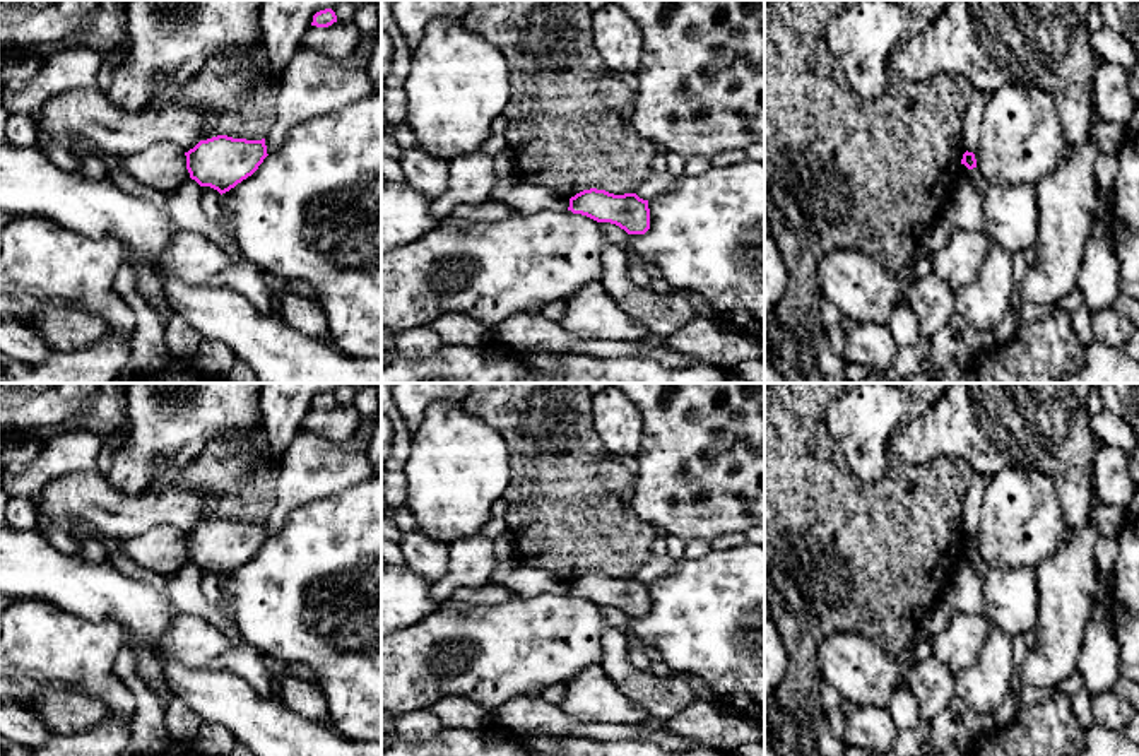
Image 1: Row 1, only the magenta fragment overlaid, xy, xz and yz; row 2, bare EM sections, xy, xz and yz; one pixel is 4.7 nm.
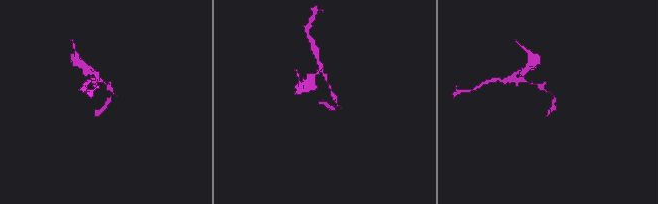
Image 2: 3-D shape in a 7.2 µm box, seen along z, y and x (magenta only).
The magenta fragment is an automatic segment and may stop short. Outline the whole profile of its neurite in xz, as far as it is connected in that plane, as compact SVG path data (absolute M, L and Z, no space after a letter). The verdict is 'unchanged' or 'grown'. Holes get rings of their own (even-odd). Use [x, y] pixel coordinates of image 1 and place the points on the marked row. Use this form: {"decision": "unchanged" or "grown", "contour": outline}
{"decision": "unchanged", "contour": "M590 188L571 197L568 210L597 222L616 224L628 234L645 234L650 229L648 200L640 198L636 193L614 195Z"}

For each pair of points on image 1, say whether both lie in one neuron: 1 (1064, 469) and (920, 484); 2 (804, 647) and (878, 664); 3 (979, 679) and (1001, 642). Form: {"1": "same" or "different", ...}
{"1": "different", "2": "different", "3": "same"}

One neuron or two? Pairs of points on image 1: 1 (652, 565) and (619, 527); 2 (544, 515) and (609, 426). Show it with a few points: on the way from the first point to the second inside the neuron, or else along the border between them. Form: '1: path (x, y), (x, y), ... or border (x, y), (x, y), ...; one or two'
1: border (652, 555), (633, 575); two
2: border (590, 401), (596, 433), (616, 457); two

